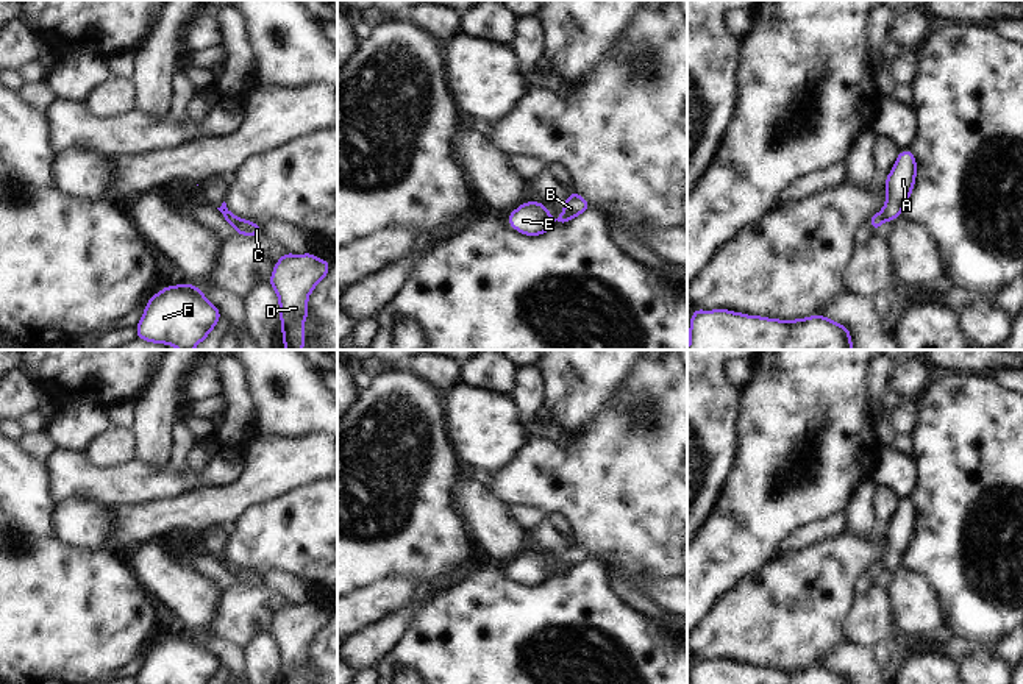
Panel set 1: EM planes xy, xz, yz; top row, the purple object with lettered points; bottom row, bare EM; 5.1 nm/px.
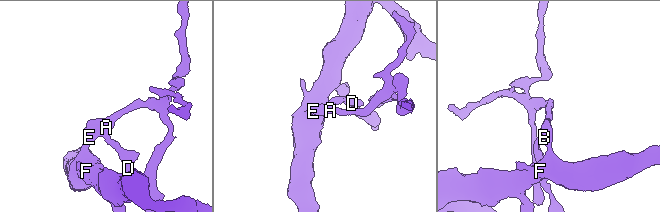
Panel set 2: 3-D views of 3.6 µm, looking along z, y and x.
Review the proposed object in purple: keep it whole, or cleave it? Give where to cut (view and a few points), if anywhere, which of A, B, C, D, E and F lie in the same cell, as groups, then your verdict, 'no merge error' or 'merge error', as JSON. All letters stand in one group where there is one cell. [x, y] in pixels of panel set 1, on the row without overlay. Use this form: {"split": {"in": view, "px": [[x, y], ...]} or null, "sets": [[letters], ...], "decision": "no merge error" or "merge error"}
{"split": {"in": "yz", "px": [[881, 561], [886, 569]]}, "sets": [["A", "B", "E", "F"], ["C", "D"]], "decision": "merge error"}

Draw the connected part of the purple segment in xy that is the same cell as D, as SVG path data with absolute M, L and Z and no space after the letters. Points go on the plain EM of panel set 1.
M286 601L275 612L269 632L278 645L281 684L306 684L308 648L330 617L331 612L309 601L300 606Z

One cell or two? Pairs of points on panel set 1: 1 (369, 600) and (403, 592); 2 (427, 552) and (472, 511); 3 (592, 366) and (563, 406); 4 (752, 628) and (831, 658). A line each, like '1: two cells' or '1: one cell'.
1: one cell
2: two cells
3: one cell
4: two cells

